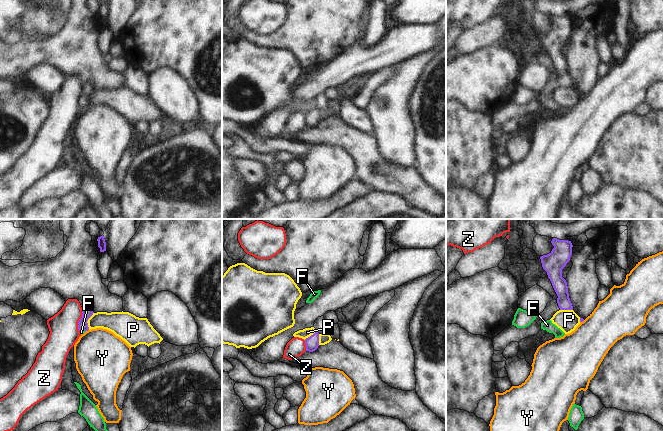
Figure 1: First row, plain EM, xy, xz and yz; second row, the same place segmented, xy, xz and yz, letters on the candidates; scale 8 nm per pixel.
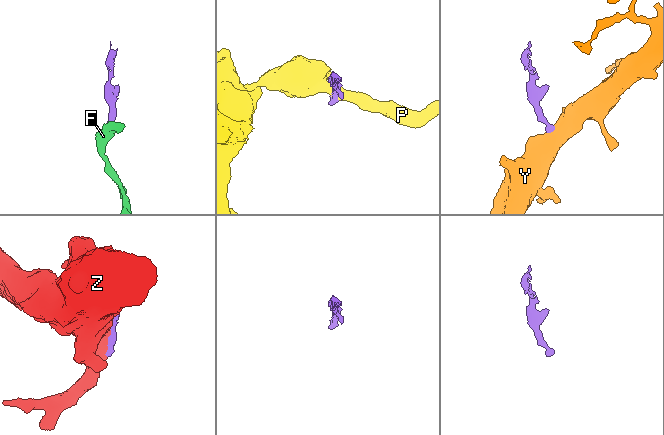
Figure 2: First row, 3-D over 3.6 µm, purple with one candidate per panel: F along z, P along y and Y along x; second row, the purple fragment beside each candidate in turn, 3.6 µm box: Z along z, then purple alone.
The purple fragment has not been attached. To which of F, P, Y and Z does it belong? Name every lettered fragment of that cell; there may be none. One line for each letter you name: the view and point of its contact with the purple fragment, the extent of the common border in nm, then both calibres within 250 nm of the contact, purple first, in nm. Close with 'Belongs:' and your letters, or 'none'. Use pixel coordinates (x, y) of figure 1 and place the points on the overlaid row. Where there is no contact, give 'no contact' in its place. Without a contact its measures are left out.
F: xy (83, 330) | 50 nm | 100/30 nm
Belongs: F

